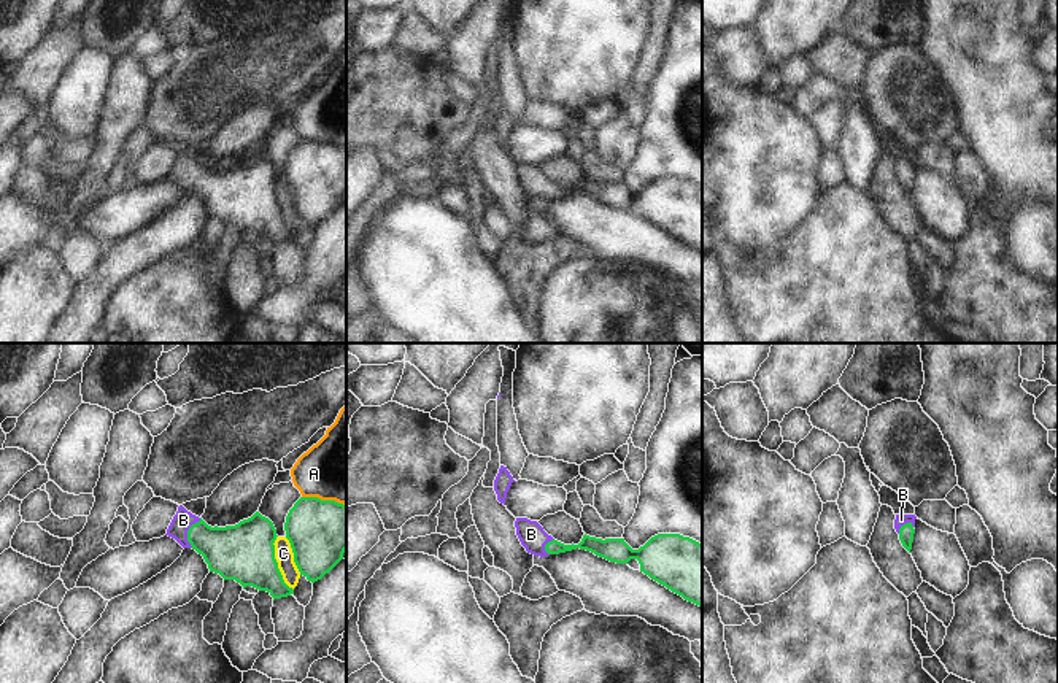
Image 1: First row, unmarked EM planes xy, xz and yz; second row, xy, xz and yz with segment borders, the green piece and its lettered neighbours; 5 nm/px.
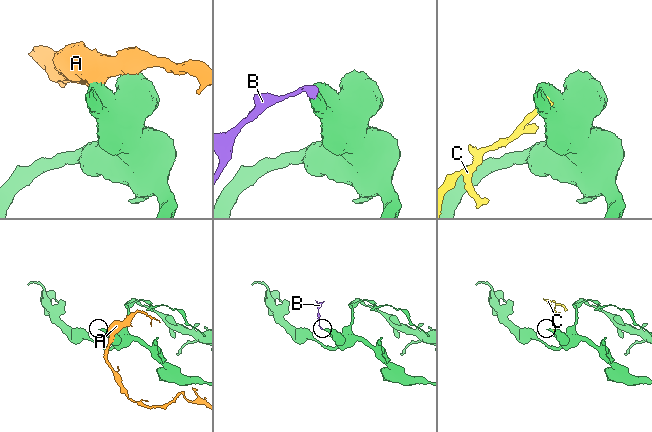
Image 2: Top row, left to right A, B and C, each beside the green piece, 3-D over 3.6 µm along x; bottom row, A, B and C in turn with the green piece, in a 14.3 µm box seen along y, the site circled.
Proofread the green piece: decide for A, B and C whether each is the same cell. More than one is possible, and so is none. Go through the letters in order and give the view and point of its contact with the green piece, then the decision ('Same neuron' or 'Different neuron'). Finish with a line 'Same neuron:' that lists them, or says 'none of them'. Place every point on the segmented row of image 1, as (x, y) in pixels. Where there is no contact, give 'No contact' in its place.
A: Touches green at xy (324, 501). Different neuron
B: Touches green at xy (188, 532). Same neuron
C: Touches green at xy (277, 563). Different neuron
Same neuron: B

